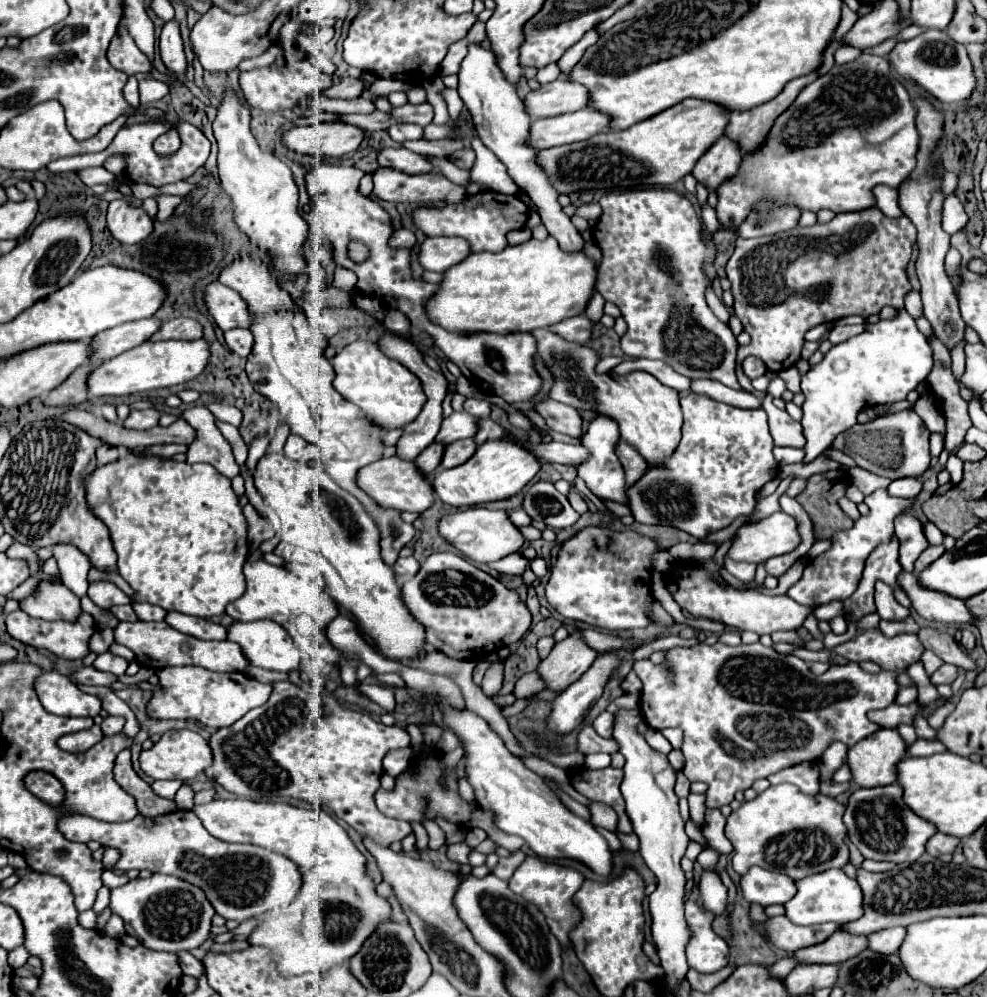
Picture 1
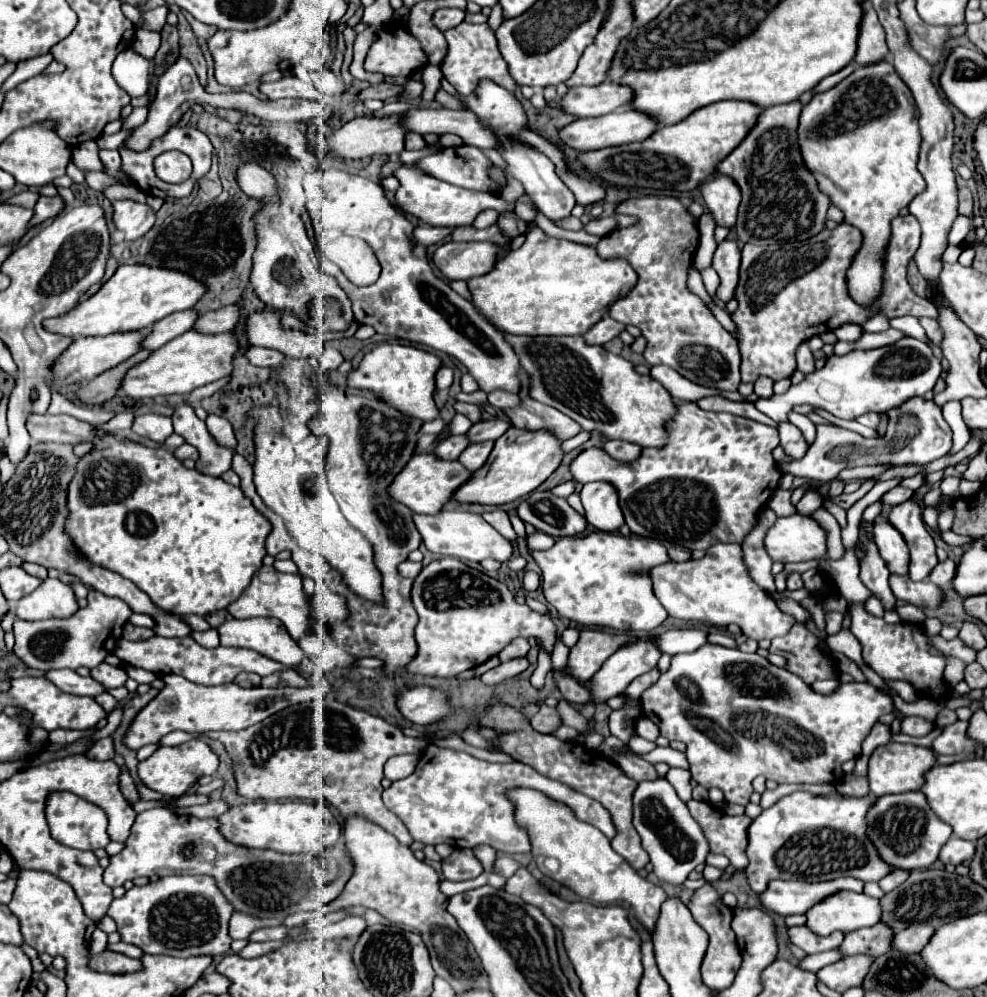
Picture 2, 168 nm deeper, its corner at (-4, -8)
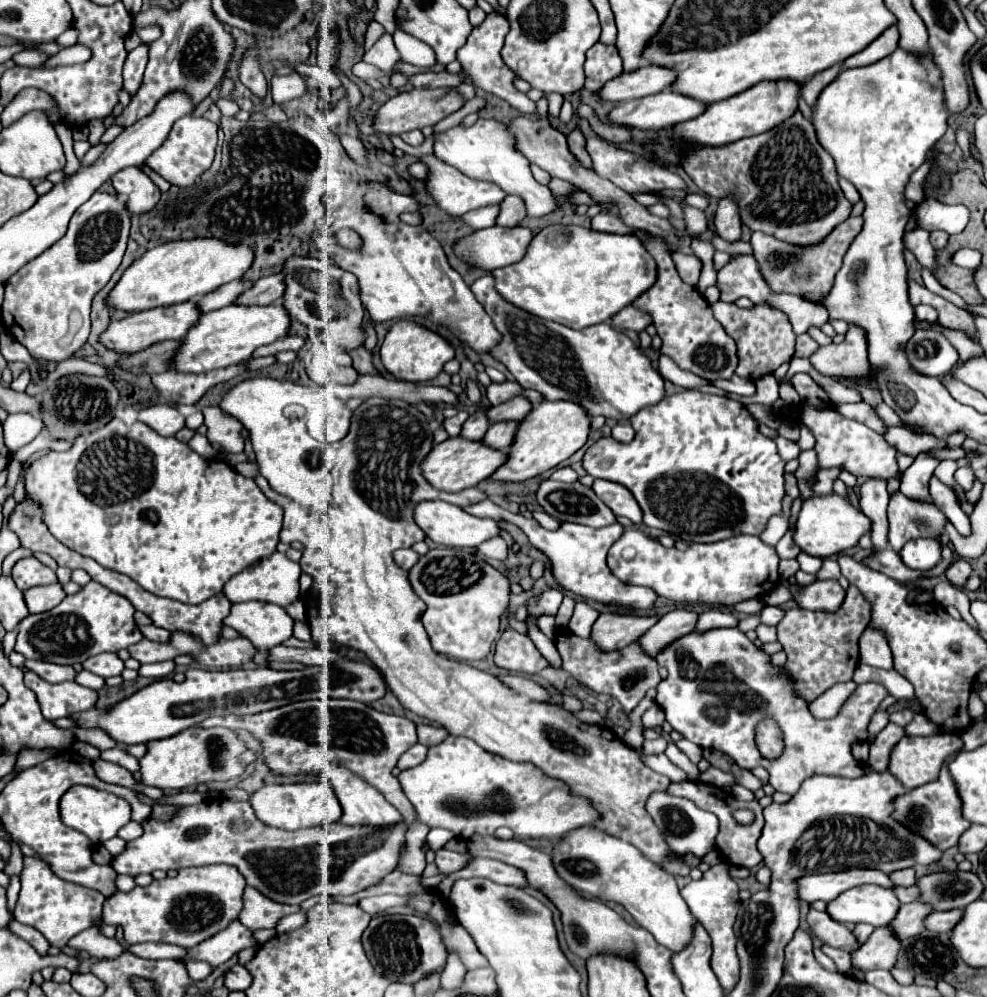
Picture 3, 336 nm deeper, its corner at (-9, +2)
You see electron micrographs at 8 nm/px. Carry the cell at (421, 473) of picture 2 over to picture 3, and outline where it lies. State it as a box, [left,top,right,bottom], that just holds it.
[423,436,507,492]

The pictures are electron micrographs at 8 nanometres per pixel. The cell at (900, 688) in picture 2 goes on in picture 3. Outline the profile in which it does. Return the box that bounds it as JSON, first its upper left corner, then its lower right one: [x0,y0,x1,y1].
[859,628,893,670]

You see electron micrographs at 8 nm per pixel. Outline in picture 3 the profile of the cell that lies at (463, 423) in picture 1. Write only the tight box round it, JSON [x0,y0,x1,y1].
[491,396,533,422]

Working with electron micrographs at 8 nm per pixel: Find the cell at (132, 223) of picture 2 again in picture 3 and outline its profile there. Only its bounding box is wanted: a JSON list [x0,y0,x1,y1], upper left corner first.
[113,168,159,214]

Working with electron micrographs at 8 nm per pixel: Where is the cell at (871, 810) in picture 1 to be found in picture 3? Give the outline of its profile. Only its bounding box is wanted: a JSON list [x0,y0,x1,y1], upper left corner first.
[895,754,971,850]

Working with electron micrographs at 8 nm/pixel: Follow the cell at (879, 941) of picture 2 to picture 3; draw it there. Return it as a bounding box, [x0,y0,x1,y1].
[891,902,933,940]

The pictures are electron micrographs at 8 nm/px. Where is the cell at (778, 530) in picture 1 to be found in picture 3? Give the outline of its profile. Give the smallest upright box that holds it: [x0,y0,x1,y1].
[795,492,871,558]

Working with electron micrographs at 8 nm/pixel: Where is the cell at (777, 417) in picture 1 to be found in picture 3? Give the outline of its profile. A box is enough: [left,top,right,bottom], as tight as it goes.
[795,450,817,500]

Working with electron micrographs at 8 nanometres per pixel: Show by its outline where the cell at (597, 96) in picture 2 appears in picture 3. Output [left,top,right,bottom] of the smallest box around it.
[599,64,677,102]

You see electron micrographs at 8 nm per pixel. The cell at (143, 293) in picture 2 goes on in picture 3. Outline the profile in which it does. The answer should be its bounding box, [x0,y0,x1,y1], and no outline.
[107,238,255,312]

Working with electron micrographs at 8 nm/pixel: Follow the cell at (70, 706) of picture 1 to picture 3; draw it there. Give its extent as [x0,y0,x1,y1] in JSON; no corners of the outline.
[25,672,97,720]

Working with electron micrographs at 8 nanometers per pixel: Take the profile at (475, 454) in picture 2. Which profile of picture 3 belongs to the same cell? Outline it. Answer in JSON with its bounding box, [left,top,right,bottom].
[483,422,519,450]

